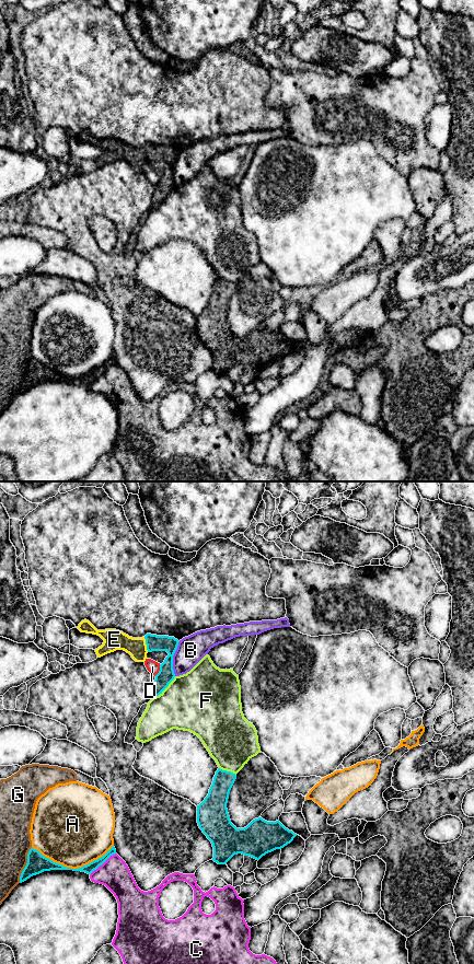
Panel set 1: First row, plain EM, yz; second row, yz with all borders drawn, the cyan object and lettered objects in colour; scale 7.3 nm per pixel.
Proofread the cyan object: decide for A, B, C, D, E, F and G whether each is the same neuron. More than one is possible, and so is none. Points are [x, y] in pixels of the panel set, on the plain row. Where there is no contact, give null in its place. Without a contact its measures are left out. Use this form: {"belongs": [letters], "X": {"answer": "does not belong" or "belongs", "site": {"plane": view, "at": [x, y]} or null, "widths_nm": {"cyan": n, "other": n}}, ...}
{"belongs": ["E"], "A": {"answer": "does not belong", "site": {"plane": "yz", "at": [72, 379]}, "widths_nm": {"cyan": 130, "other": 460}}, "B": {"answer": "does not belong", "site": {"plane": "yz", "at": [172, 169]}, "widths_nm": {"cyan": 120, "other": 200}}, "C": {"answer": "does not belong", "site": {"plane": "yz", "at": [102, 373]}, "widths_nm": {"cyan": 70, "other": 220}}, "D": {"answer": "does not belong", "site": {"plane": "yz", "at": [160, 179]}, "widths_nm": {"cyan": 120, "other": 90}}, "E": {"answer": "belongs", "site": {"plane": "yz", "at": [146, 153]}, "widths_nm": {"cyan": 120, "other": 150}}, "F": {"answer": "does not belong", "site": {"plane": "yz", "at": [165, 197]}, "widths_nm": {"cyan": 120, "other": 440}}, "G": {"answer": "does not belong", "site": {"plane": "yz", "at": [26, 374]}, "widths_nm": {"cyan": 140, "other": 220}}}

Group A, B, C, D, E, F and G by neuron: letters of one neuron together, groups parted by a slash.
A / B / C / D / E / F / G

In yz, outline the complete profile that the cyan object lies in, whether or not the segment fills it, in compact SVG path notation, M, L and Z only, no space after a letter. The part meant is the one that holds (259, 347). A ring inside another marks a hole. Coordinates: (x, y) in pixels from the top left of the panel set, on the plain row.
M218 278L208 305L199 315L197 315L198 336L211 351L213 357L212 370L218 374L226 374L238 363L259 370L266 363L284 358L297 346L292 340L286 338L279 329L276 332L267 332L262 327L258 327L253 329L246 337L236 338L231 333L227 318L229 303L235 289L235 283Z

